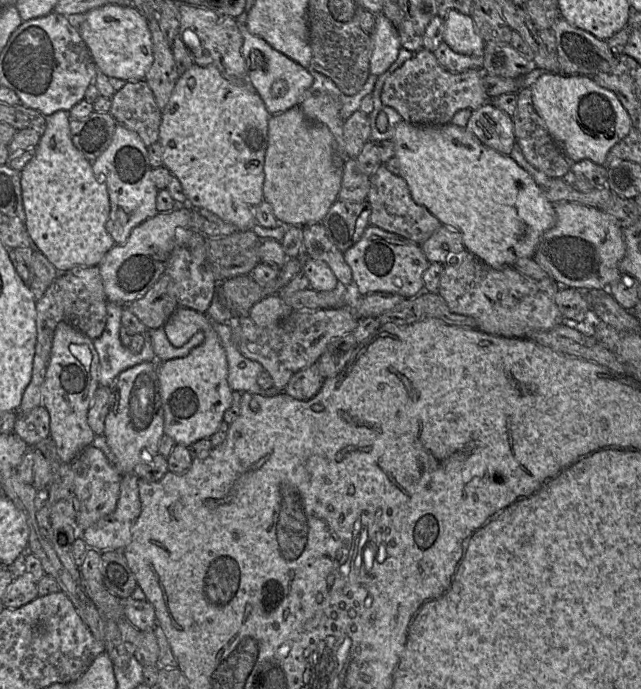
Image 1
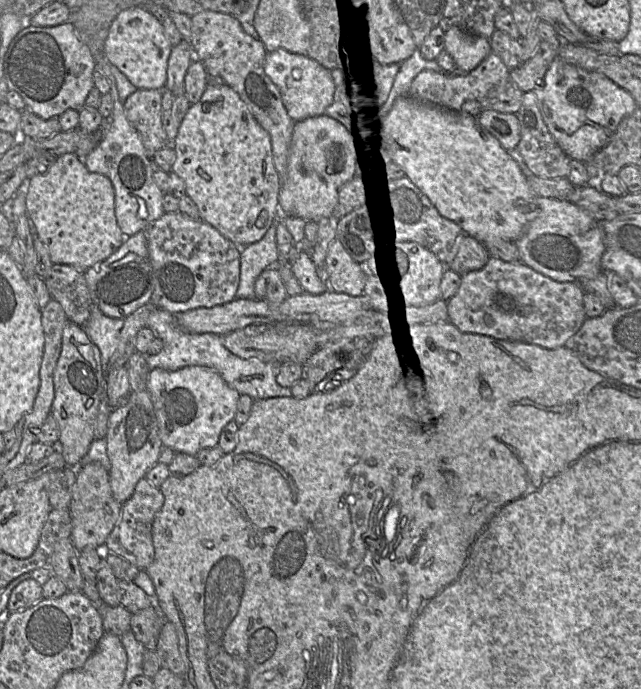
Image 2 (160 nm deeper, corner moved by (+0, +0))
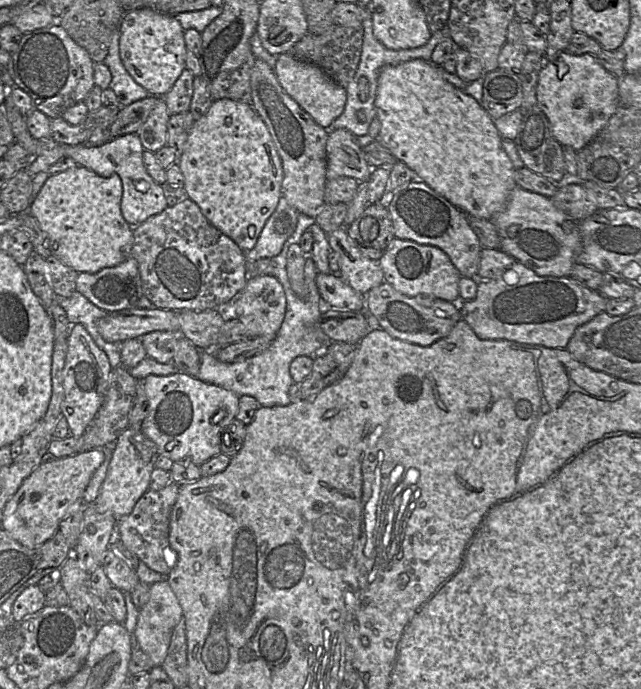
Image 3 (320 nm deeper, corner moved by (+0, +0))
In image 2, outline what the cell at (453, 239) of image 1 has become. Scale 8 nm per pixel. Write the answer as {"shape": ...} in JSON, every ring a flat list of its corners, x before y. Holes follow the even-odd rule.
{"shape":[[463,235,454,260,446,266,447,269,465,275,468,272,482,269,490,257,489,252,481,242,469,235]]}

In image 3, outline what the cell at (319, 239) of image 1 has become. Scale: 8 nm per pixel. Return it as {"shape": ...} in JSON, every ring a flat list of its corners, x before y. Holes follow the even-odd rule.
{"shape":[[384,282,365,295,365,313,373,325,385,330,399,340,429,346,446,337,461,320,460,305,433,297,409,297]]}

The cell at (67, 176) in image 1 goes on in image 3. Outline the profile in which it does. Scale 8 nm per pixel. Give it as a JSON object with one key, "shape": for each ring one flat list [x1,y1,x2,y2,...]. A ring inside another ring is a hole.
{"shape":[[78,165,50,175,32,199,29,212,37,219,41,230,46,234,52,255,78,273,97,273,104,268,123,263,132,254,134,228,122,214,122,196,123,184,117,173,104,178,93,170]]}

